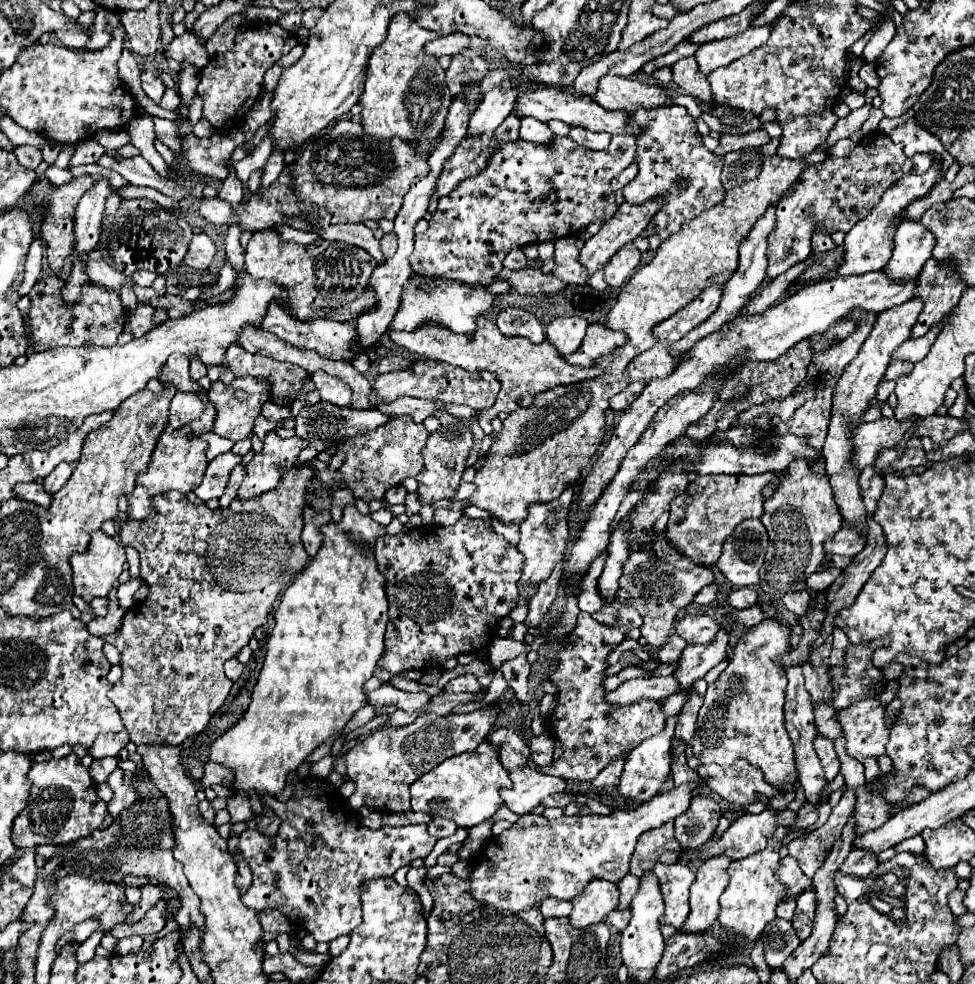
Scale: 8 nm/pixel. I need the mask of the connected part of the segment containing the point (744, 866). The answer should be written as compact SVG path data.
M772 838L762 852L742 860L732 860L730 868L726 870L730 876L730 884L720 898L720 916L718 916L720 928L726 934L740 936L744 942L754 944L762 934L762 930L766 928L766 924L776 918L774 910L776 904L782 900L782 884L774 880L774 872L780 864L778 852L780 852L780 838Z

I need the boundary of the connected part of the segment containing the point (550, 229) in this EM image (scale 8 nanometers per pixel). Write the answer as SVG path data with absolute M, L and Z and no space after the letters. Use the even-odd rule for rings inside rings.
M556 136L554 144L550 146L530 144L524 140L504 144L492 156L484 172L464 180L454 188L454 192L442 196L428 230L414 236L414 252L410 256L414 272L422 276L442 276L444 280L466 284L480 282L488 286L502 270L502 260L510 250L576 234L594 220L610 220L612 214L618 210L610 180L634 162L634 152L636 144L632 136L614 136L610 148L602 152L582 148L580 144L574 144L574 140L564 136Z

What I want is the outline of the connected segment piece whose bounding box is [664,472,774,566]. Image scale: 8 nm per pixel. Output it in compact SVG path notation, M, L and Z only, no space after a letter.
M774 472L754 476L696 476L690 488L672 502L670 520L664 530L666 542L678 548L678 552L682 556L688 556L694 564L714 566L720 558L724 540L734 532L734 528L746 518L762 516L762 488L772 480L772 476Z

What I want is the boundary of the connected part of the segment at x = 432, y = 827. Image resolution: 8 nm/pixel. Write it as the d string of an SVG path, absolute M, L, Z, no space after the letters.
M435 817L428 825L428 832L436 838L446 838L456 832L456 824L452 820Z

